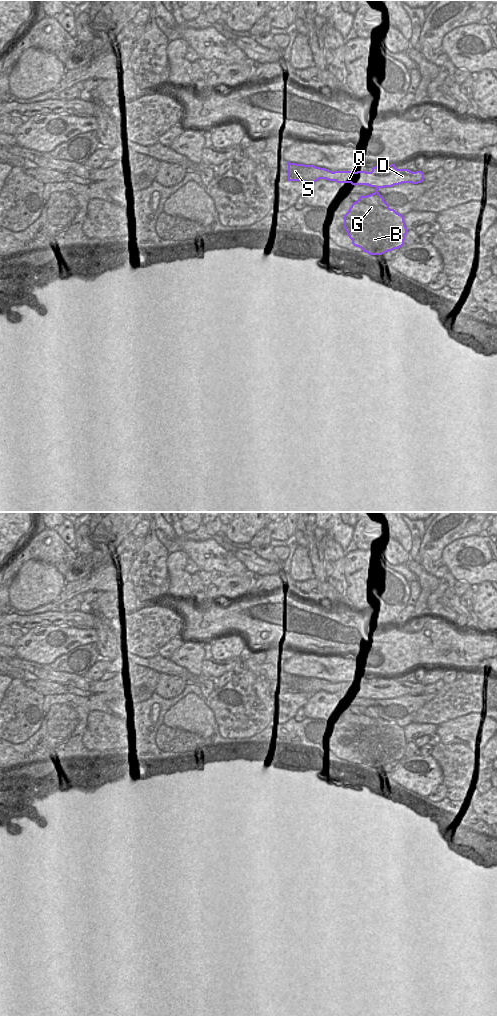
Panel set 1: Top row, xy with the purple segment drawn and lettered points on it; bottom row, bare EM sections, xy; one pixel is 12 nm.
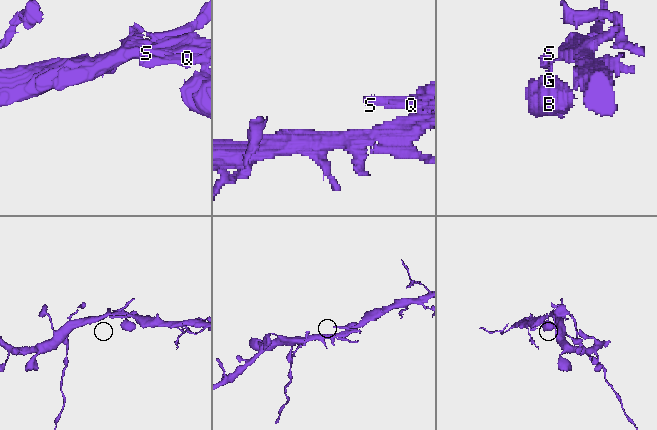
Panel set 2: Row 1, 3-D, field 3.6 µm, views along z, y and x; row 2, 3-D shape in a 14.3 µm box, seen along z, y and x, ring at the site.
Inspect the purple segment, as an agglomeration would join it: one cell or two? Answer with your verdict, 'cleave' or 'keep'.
keep

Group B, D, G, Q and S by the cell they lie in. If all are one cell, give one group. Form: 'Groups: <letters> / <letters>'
Groups: B D G Q S.

